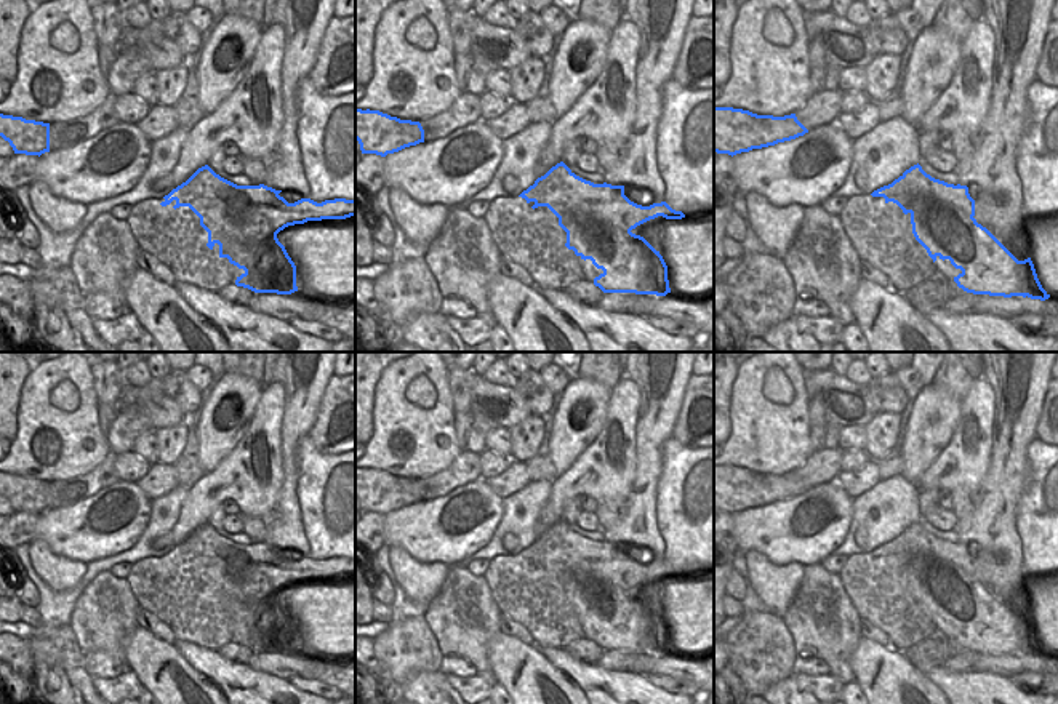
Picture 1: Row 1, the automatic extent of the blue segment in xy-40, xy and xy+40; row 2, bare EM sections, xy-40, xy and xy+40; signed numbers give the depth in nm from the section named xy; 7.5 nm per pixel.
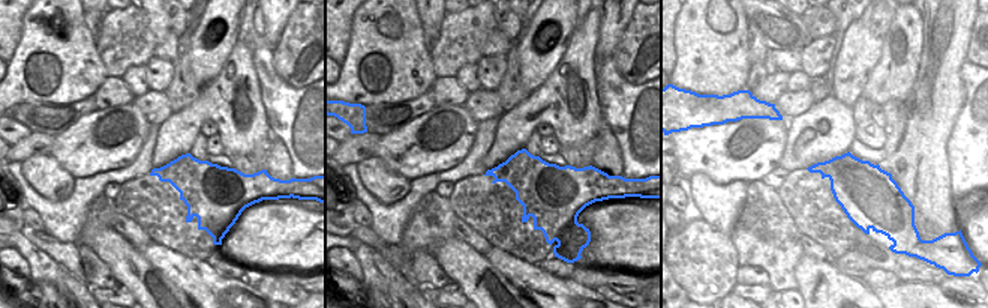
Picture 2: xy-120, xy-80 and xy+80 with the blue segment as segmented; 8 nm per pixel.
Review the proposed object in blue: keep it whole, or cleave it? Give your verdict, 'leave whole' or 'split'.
split

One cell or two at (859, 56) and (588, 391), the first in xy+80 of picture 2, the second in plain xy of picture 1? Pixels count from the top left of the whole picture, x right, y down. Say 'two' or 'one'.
one

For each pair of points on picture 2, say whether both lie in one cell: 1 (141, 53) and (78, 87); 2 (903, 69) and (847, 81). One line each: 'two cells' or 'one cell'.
1: two cells
2: two cells

